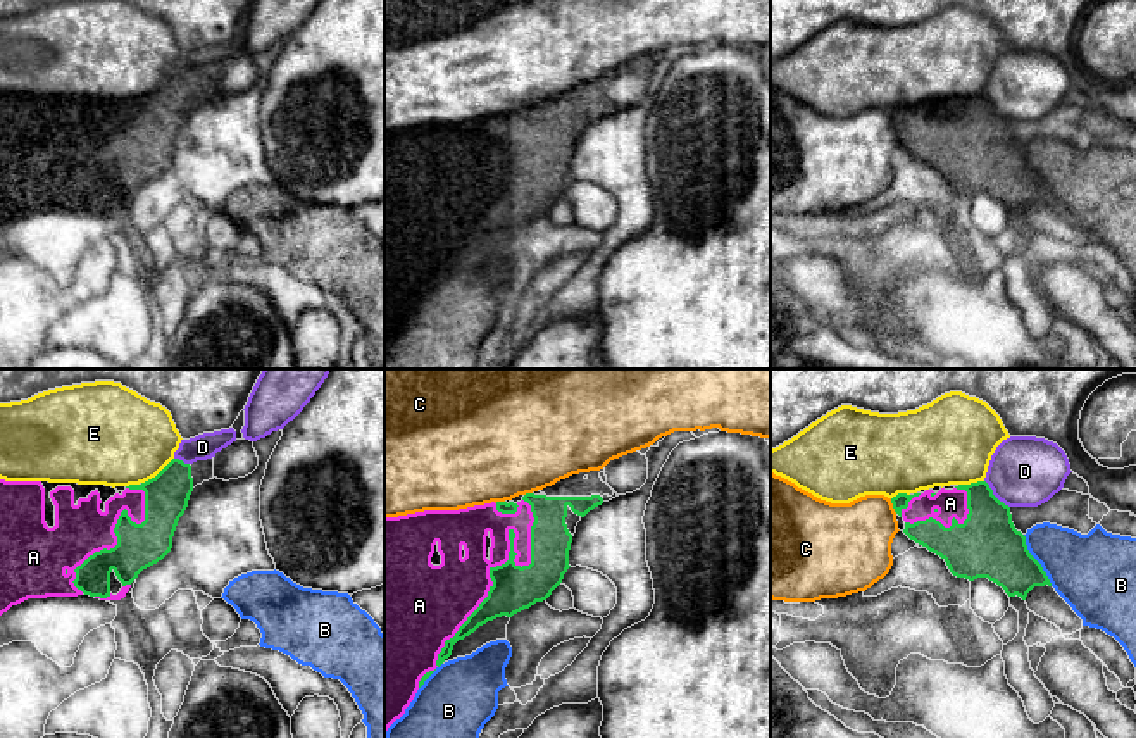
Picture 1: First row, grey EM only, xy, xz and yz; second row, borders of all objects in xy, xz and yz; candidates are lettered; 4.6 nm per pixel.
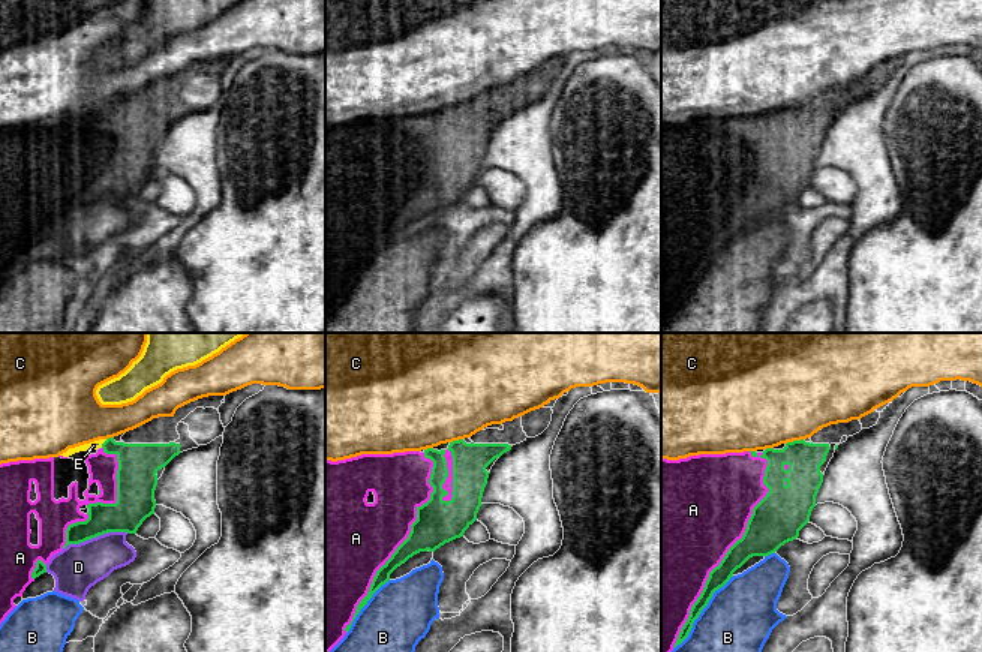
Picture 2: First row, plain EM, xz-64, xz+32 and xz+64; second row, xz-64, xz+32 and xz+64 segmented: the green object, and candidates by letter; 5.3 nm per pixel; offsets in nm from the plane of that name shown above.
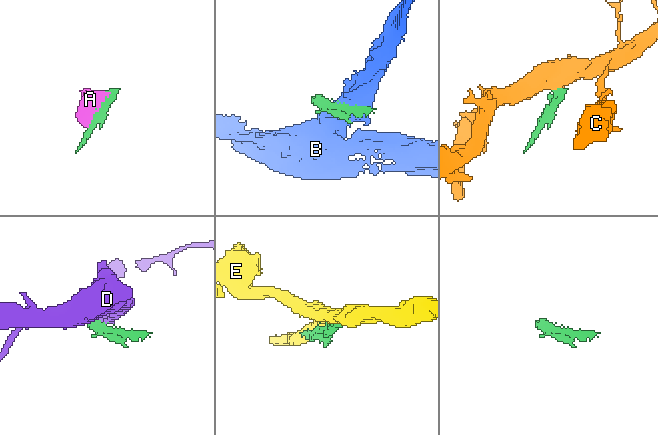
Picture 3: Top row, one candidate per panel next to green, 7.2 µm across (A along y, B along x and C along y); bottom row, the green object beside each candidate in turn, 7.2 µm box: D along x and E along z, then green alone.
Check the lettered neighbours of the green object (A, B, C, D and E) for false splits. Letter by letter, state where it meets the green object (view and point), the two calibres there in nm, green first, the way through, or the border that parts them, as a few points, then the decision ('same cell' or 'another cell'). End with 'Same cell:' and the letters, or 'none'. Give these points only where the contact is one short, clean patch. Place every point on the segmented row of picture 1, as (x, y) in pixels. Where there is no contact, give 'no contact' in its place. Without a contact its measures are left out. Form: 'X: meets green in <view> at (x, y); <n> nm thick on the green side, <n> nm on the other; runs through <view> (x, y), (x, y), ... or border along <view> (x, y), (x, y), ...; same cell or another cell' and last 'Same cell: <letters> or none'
A: meets green in xz at (490, 573); 220 nm thick on the green side, 300 nm on the other; same cell
B: meets green in yz at (1036, 561); 300 nm thick on the green side, 360 nm on the other; another cell
C: meets green in yz at (893, 506); 70 nm thick on the green side, 360 nm on the other; border along yz (890, 499), (897, 512); another cell
D: meets green in yz at (993, 495); 300 nm thick on the green side, 340 nm on the other; another cell
E: meets green in xy at (159, 473); 200 nm thick on the green side, 440 nm on the other; another cell
Same cell: A

